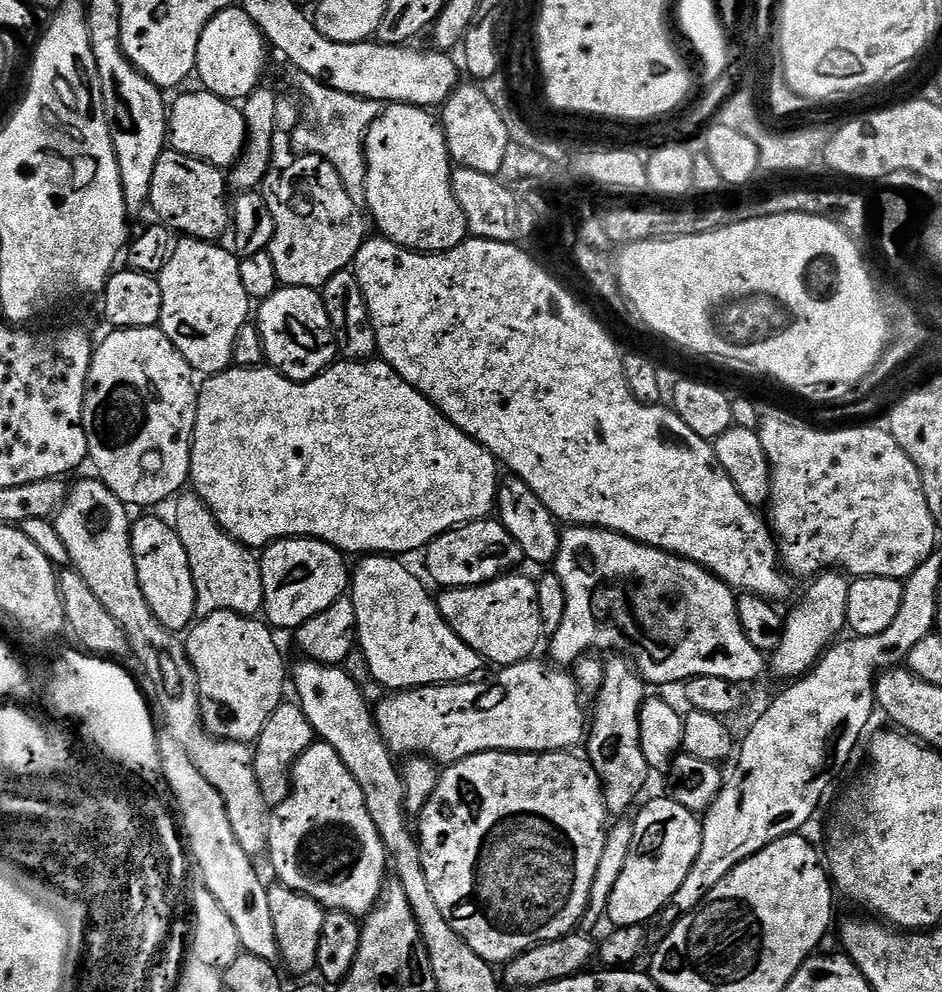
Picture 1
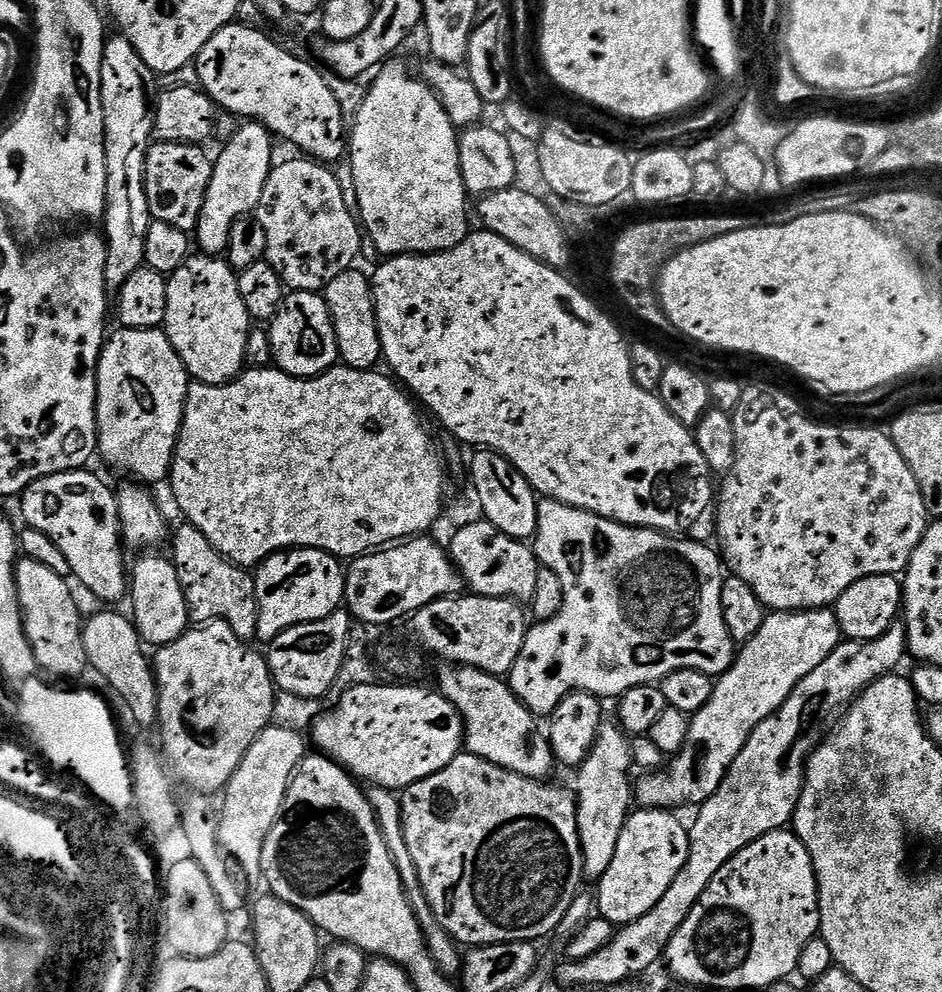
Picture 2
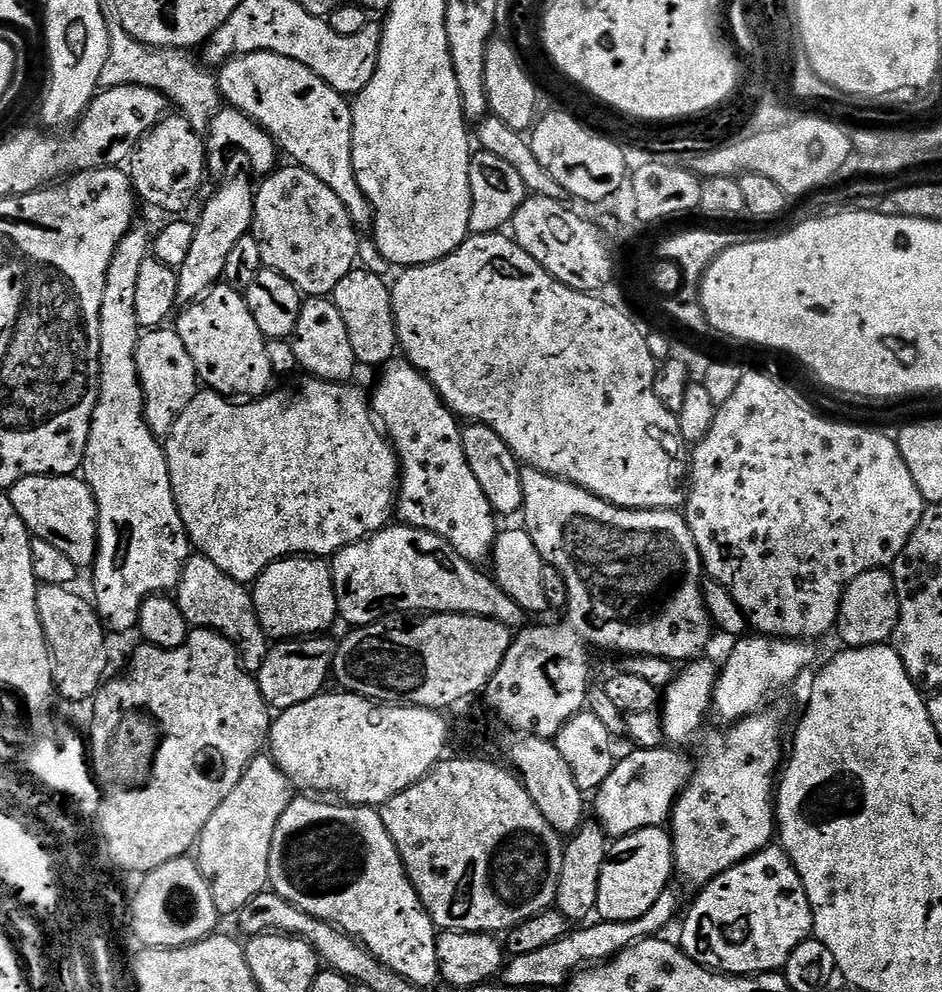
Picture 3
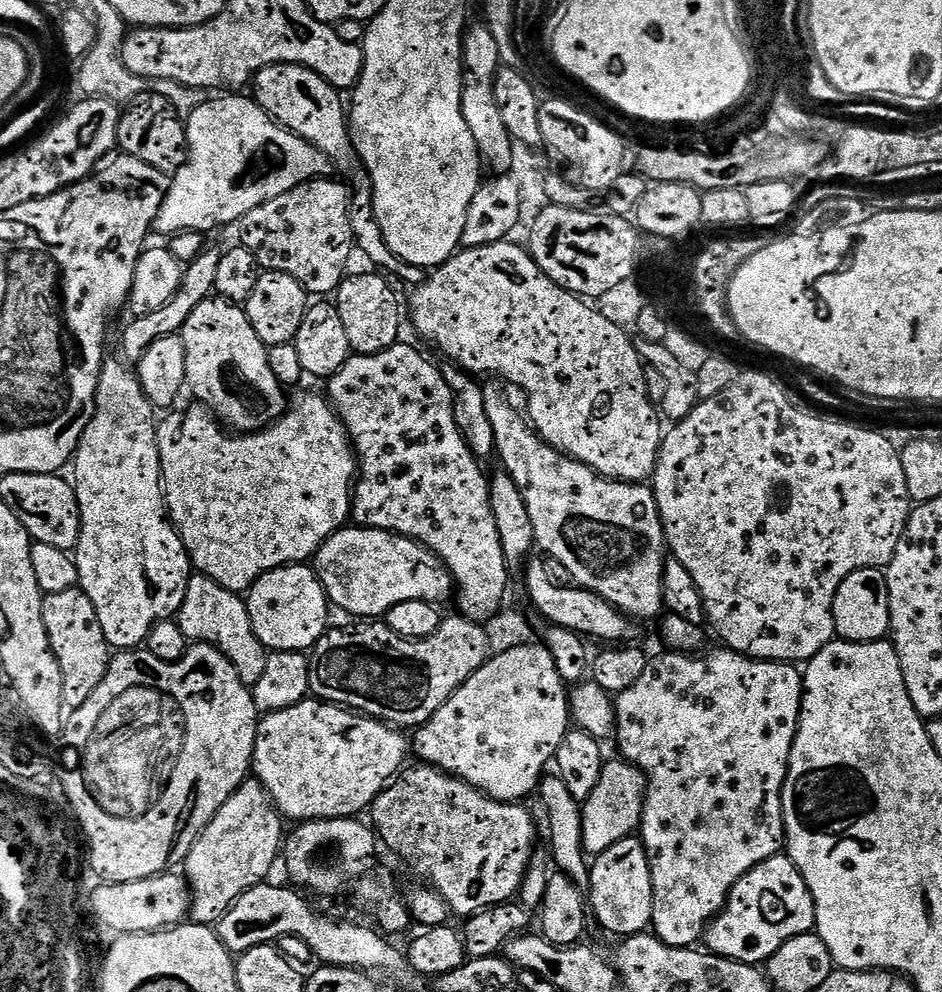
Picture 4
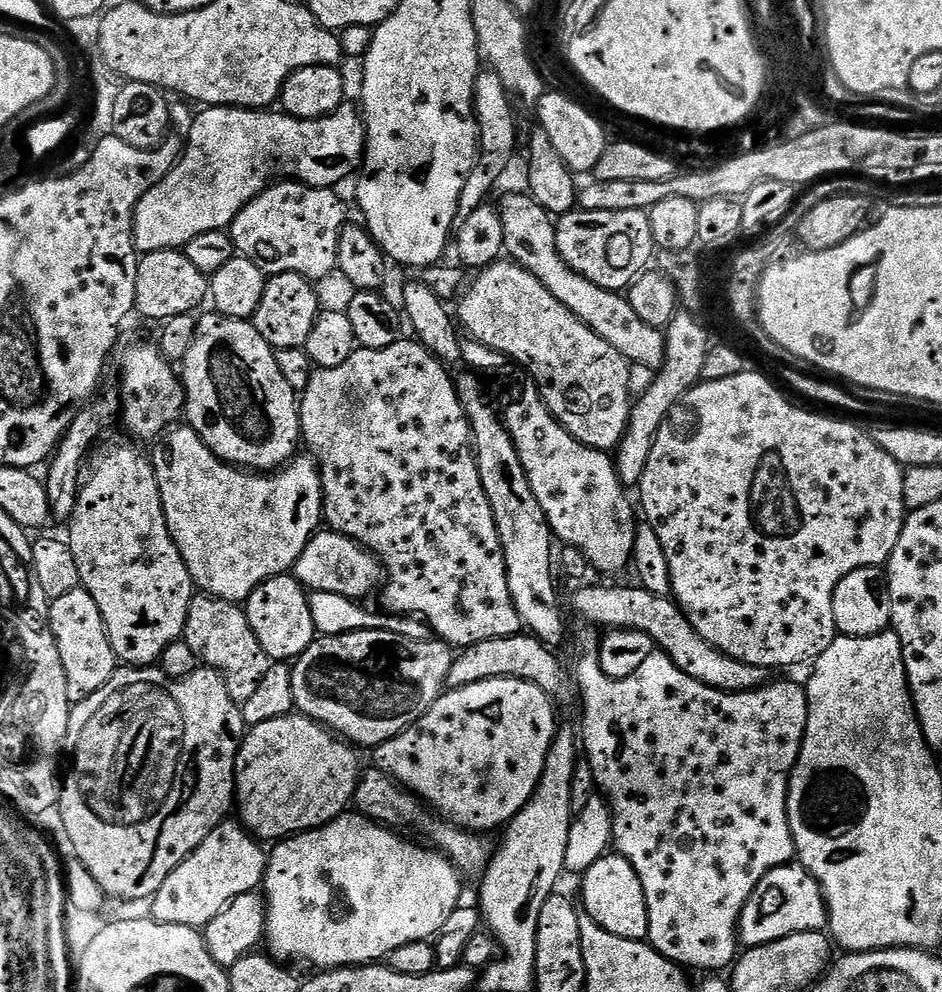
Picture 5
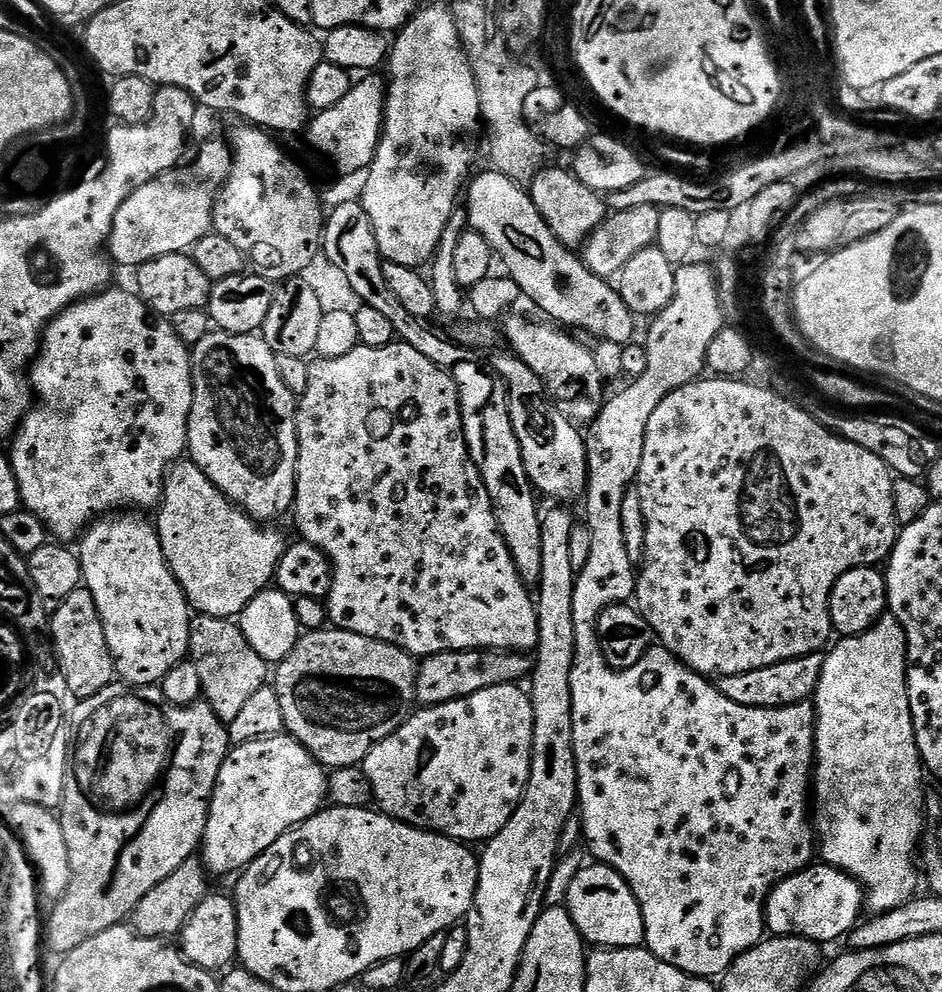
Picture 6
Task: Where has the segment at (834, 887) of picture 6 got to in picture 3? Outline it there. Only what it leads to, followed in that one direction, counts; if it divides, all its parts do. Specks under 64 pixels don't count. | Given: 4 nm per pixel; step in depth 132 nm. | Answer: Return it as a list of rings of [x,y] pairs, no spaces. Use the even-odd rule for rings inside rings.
[[[769,846],[762,851],[751,856],[748,860],[736,864],[730,870],[726,870],[718,878],[714,878],[708,884],[699,889],[700,897],[692,904],[692,909],[688,912],[688,917],[684,920],[684,929],[680,932],[678,943],[684,949],[684,953],[694,962],[698,962],[703,968],[710,968],[713,972],[722,972],[730,976],[754,976],[758,972],[779,972],[783,969],[784,963],[794,954],[794,946],[798,946],[802,941],[809,939],[813,935],[812,930],[812,907],[806,898],[806,890],[802,886],[802,878],[796,873],[796,867],[792,865],[792,860],[784,853],[784,849],[779,846]]]

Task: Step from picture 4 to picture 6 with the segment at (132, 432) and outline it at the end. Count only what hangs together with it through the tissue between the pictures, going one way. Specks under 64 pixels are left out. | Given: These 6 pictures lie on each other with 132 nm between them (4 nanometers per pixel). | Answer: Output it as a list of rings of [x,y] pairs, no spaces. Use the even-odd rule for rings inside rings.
[[[112,514],[107,518],[101,519],[99,522],[93,523],[91,527],[83,533],[82,539],[79,541],[79,544],[81,544],[80,548],[78,547],[78,555],[80,557],[80,565],[82,566],[82,574],[84,575],[82,584],[83,587],[90,590],[90,594],[94,594],[94,602],[98,606],[98,614],[102,618],[102,626],[106,630],[106,642],[110,646],[115,675],[119,677],[119,679],[121,676],[121,678],[124,679],[121,681],[128,686],[156,686],[159,685],[166,674],[170,674],[170,670],[174,670],[174,666],[185,663],[194,613],[192,611],[192,605],[189,604],[186,594],[178,582],[178,578],[174,578],[174,574],[162,554],[162,542],[160,541],[159,534],[156,532],[155,523],[153,523],[151,519],[143,520],[140,516],[143,515]]]

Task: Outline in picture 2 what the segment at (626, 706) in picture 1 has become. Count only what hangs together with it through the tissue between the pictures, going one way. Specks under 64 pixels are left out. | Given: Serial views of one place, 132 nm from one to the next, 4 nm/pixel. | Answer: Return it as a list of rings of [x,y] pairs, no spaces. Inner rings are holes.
[[[604,722],[589,756],[575,773],[576,821],[584,859],[584,874],[589,881],[600,881],[614,859],[614,850],[618,850],[618,838],[634,808],[632,772],[634,773],[632,740],[619,723]]]

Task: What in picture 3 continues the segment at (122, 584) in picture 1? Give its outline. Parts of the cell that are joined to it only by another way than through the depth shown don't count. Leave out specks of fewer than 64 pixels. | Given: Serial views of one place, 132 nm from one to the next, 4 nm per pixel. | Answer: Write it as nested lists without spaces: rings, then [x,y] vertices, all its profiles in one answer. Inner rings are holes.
[[[76,474],[27,476],[14,485],[10,495],[14,510],[35,539],[62,550],[77,570],[91,569],[96,562],[96,499],[85,480]]]

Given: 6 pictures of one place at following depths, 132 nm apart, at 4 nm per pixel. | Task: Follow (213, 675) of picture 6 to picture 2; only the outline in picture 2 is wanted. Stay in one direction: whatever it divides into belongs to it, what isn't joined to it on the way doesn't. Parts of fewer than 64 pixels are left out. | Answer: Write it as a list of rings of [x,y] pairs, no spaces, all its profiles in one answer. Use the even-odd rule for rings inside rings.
[[[184,522],[181,528],[171,533],[170,545],[172,544],[171,559],[174,561],[178,570],[178,580],[182,582],[186,602],[188,603],[188,618],[193,625],[210,624],[214,620],[226,622],[238,638],[246,642],[252,642],[257,639],[256,631],[258,630],[258,602],[256,601],[256,581],[253,573],[247,568],[239,568],[236,564],[231,564],[210,542],[206,540],[206,534],[198,530],[194,525]]]

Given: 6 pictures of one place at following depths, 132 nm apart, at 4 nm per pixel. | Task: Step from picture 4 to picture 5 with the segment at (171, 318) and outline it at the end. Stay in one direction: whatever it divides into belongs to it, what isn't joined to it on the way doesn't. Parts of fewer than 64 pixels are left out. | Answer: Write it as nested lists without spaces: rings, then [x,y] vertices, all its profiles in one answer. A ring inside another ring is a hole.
[[[119,391],[102,392],[77,414],[74,422],[68,427],[67,434],[60,440],[60,444],[51,457],[50,463],[47,465],[47,468],[49,468],[48,476],[46,475],[46,487],[53,521],[59,522],[61,520],[61,522],[67,522],[71,520],[74,514],[74,506],[80,497],[80,489],[82,487],[80,467],[84,464],[84,458],[91,448],[92,443],[99,438],[104,428],[111,424],[115,416],[117,419],[121,415],[122,409],[120,406]]]

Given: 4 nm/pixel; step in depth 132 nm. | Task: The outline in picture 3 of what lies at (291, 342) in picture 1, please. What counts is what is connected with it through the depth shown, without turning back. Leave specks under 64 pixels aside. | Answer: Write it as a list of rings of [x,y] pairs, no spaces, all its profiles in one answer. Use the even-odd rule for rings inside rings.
[[[308,298],[301,303],[298,326],[290,337],[294,346],[296,363],[305,368],[309,377],[318,380],[348,382],[358,371],[354,350],[350,350],[350,334],[346,334],[346,322],[338,314],[335,304],[328,298]]]

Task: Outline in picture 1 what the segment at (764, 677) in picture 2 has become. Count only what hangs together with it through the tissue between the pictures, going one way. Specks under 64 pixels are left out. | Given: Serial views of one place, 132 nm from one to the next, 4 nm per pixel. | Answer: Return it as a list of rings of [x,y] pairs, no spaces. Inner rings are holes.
[[[825,569],[817,573],[815,578],[809,583],[810,588],[806,592],[806,598],[794,607],[790,614],[785,615],[783,637],[780,644],[771,655],[770,668],[785,680],[797,679],[810,672],[815,667],[816,661],[847,627],[848,604],[849,604],[849,579],[837,569]]]

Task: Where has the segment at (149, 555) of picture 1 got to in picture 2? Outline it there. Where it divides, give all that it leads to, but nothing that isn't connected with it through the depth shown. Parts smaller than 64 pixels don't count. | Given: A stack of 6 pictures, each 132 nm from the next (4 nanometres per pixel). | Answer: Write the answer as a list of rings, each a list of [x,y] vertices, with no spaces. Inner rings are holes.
[[[152,554],[141,555],[144,557],[130,568],[130,616],[145,645],[152,647],[153,644],[153,649],[159,650],[182,638],[182,634],[188,631],[188,603],[182,582],[178,580],[175,563],[167,555],[148,555]]]

